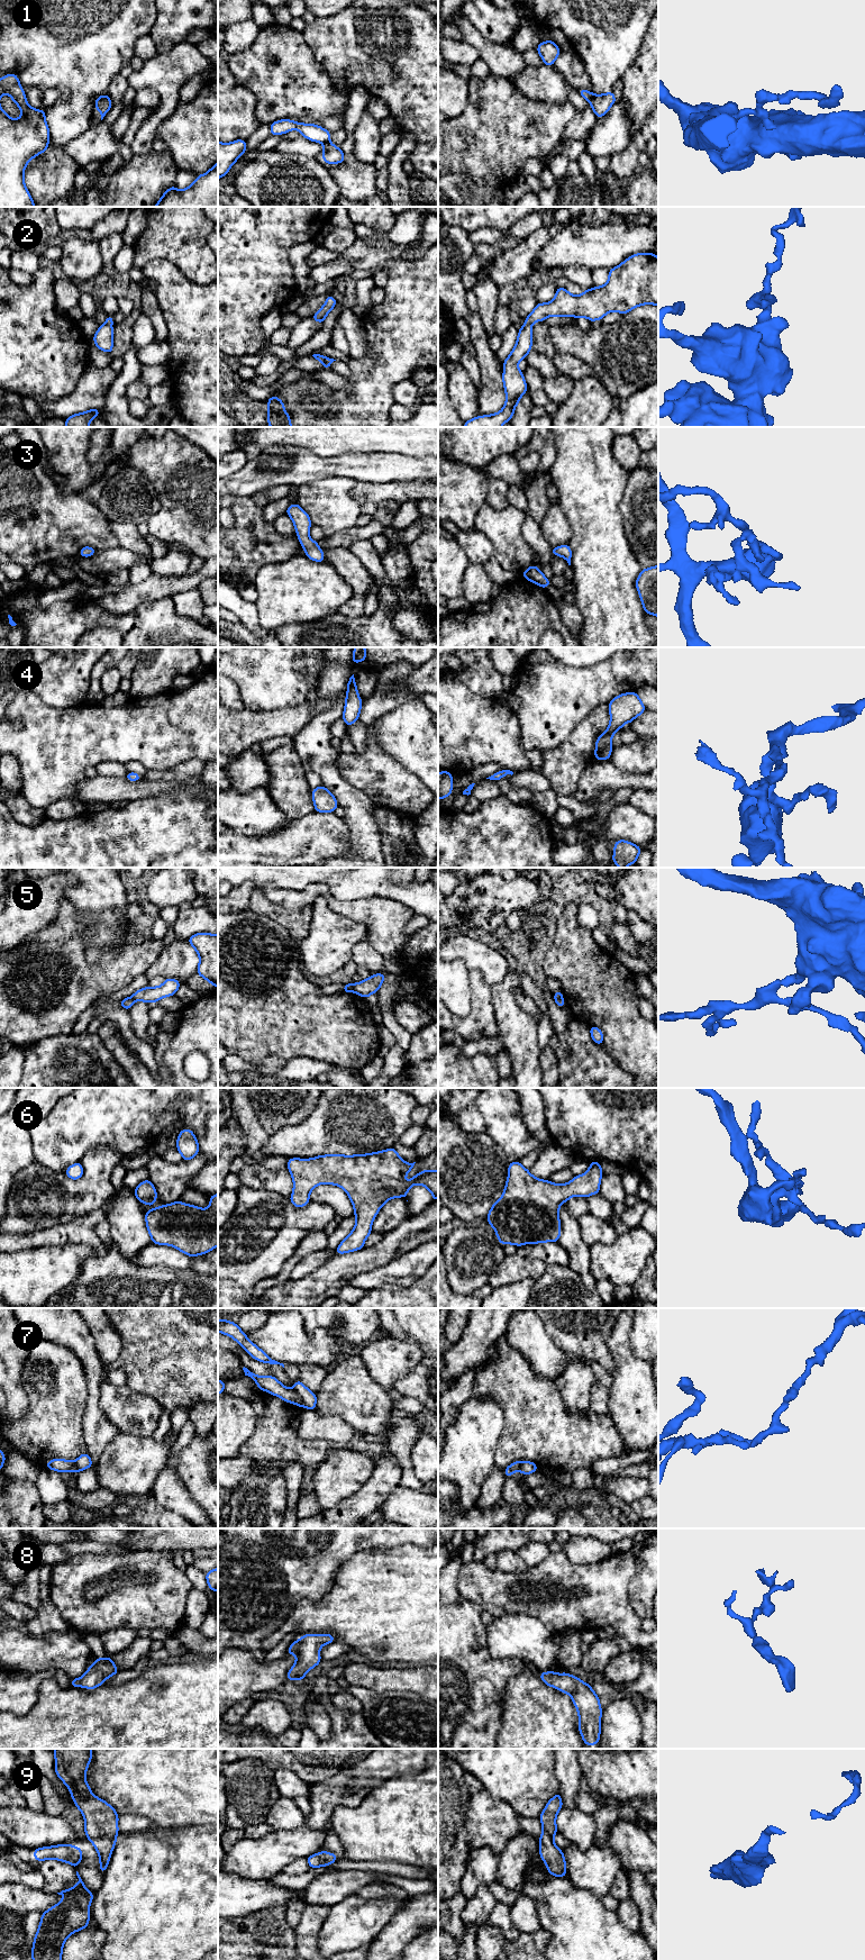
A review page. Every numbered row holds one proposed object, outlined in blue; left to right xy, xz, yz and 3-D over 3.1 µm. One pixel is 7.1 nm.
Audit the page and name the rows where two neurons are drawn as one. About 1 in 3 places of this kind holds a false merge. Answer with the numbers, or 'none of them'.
1, 5, 7

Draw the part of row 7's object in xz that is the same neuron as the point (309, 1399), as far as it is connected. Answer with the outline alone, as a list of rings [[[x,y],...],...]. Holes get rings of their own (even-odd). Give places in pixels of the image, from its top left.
[[[300,1379],[295,1381],[293,1389],[300,1395],[303,1407],[310,1410],[315,1410],[317,1397],[316,1394],[310,1391],[301,1381]]]

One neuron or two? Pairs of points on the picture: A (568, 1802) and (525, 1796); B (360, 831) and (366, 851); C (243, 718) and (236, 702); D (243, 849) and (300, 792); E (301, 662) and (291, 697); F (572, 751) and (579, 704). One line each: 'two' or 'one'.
A: two
B: one
C: two
D: two
E: one
F: two

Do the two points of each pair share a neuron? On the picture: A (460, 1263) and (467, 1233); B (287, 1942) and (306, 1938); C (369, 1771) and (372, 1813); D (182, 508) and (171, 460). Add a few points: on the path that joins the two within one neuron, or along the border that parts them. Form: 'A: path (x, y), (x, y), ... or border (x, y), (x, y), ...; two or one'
A: path (467, 1255), (467, 1241); one
B: border (293, 1929), (294, 1945), (297, 1948); two
C: border (393, 1777), (383, 1780), (357, 1806), (348, 1806); two
D: path (182, 496), (181, 472); one

